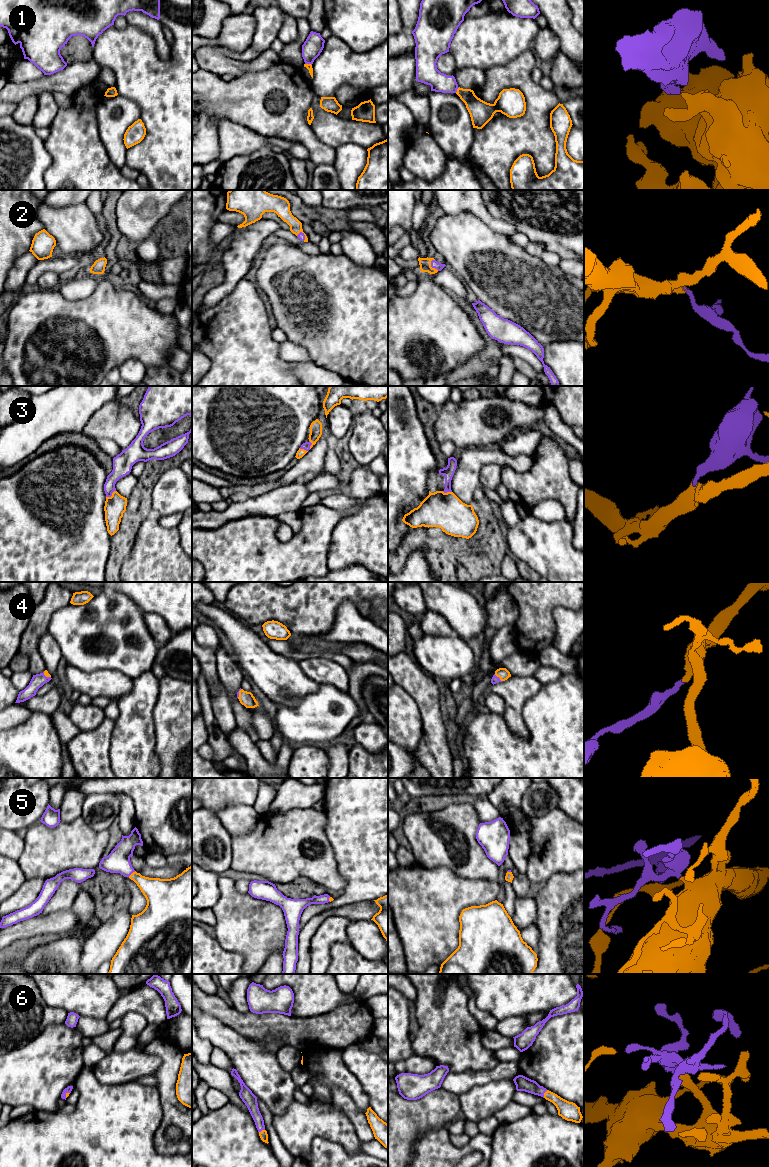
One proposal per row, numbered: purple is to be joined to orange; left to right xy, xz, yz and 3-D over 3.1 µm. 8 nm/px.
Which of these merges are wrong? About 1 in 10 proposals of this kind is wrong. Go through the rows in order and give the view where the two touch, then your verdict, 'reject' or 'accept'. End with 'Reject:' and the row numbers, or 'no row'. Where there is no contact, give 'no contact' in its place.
1: meets orange in xz; reject
2: meets orange in yz; accept
3: meets orange in xy; accept
4: meets orange in yz; accept
5: meets orange in xy; accept
6: meets orange in yz; accept
Reject: 1

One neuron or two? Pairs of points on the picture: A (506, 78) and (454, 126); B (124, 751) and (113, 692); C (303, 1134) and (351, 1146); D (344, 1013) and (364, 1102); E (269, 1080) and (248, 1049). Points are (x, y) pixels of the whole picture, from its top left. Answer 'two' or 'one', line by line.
A: two
B: two
C: one
D: two
E: one

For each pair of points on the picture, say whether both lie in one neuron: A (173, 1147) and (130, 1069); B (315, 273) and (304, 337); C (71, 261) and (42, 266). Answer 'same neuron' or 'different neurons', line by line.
A: different neurons
B: same neuron
C: same neuron

